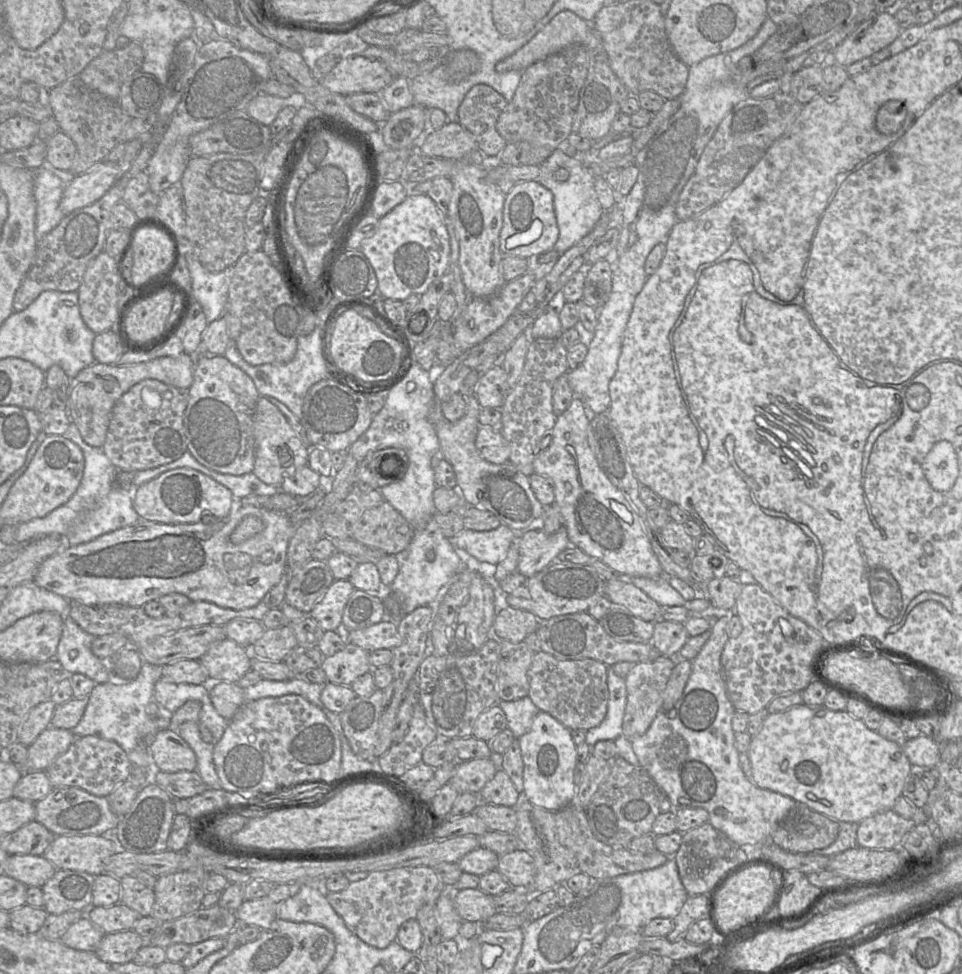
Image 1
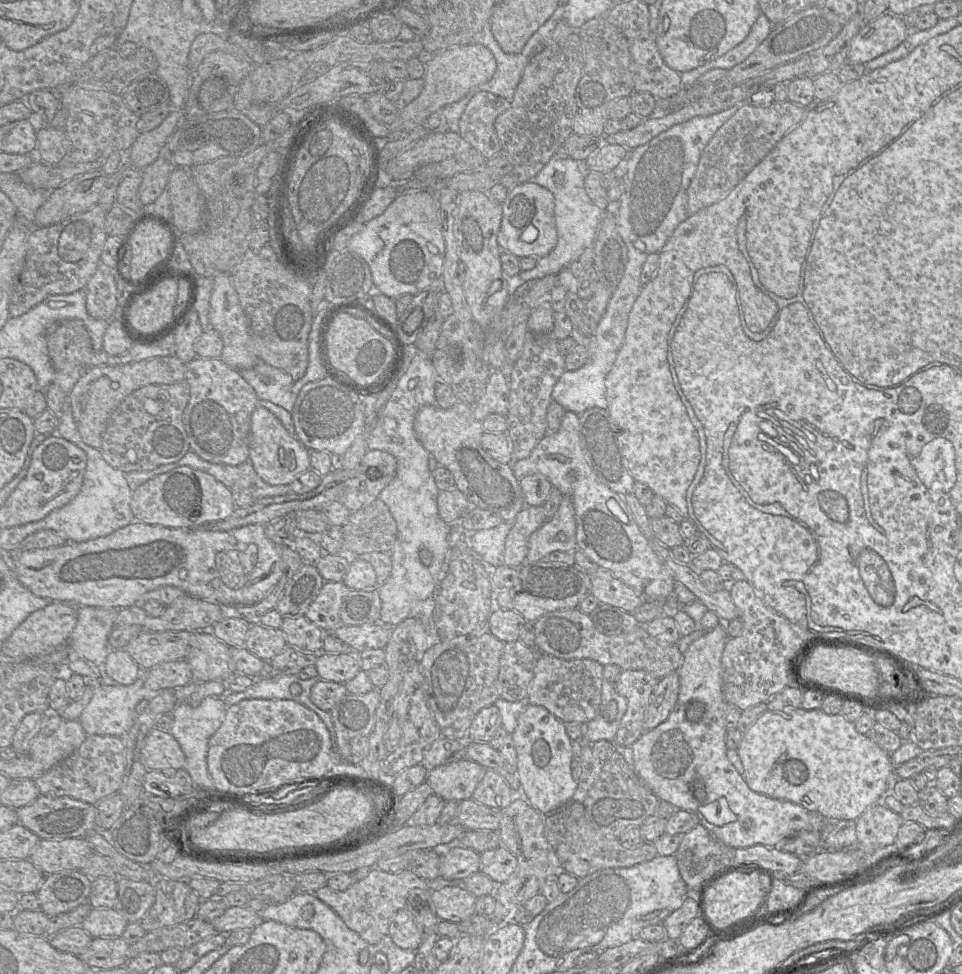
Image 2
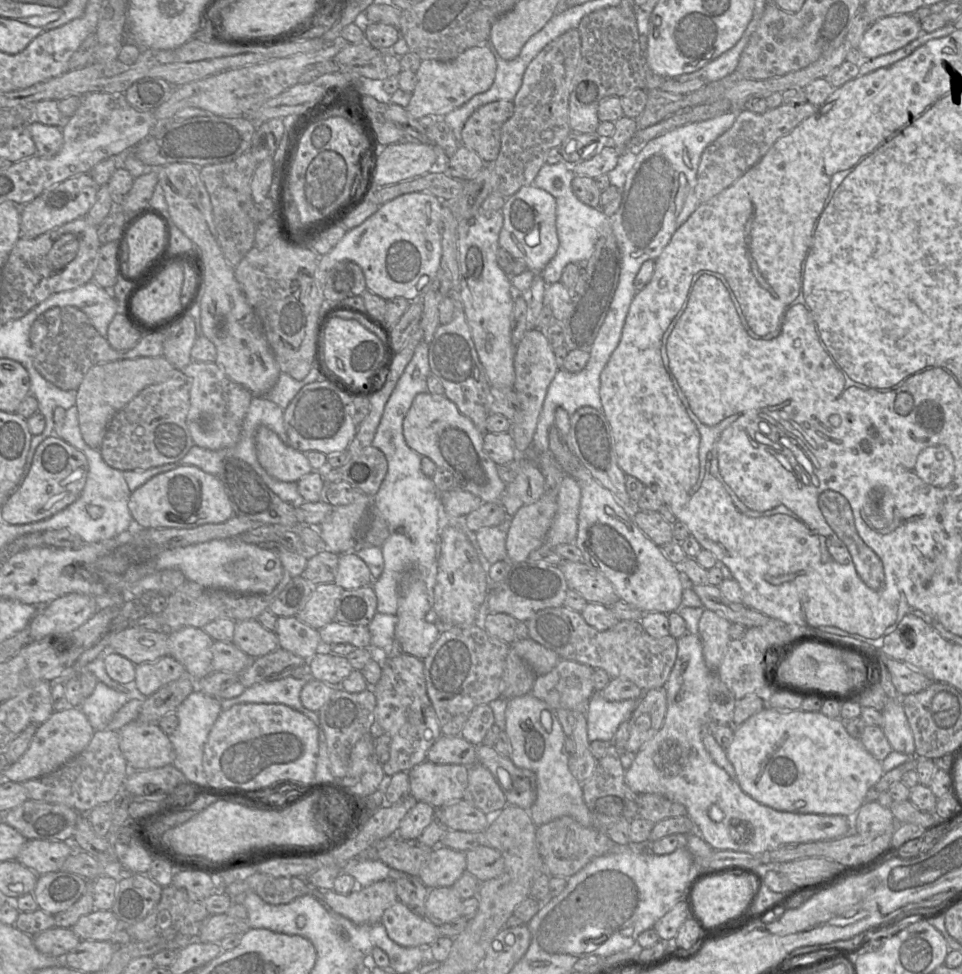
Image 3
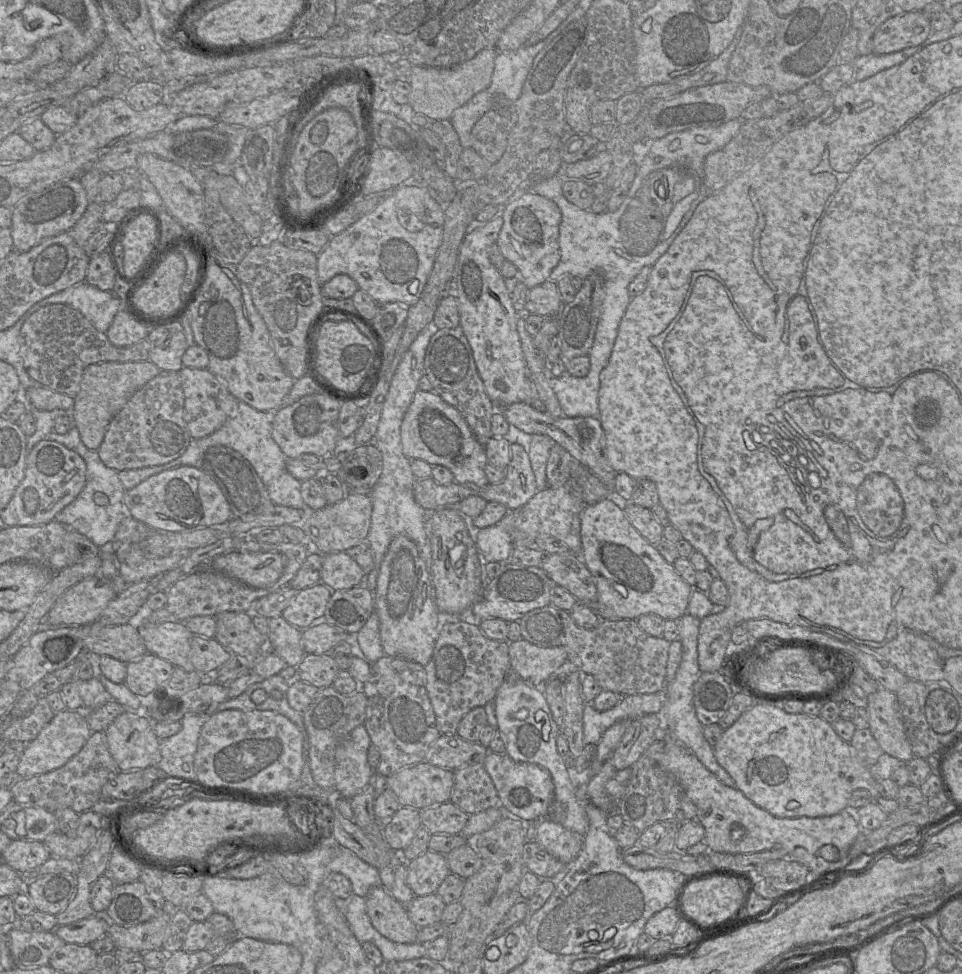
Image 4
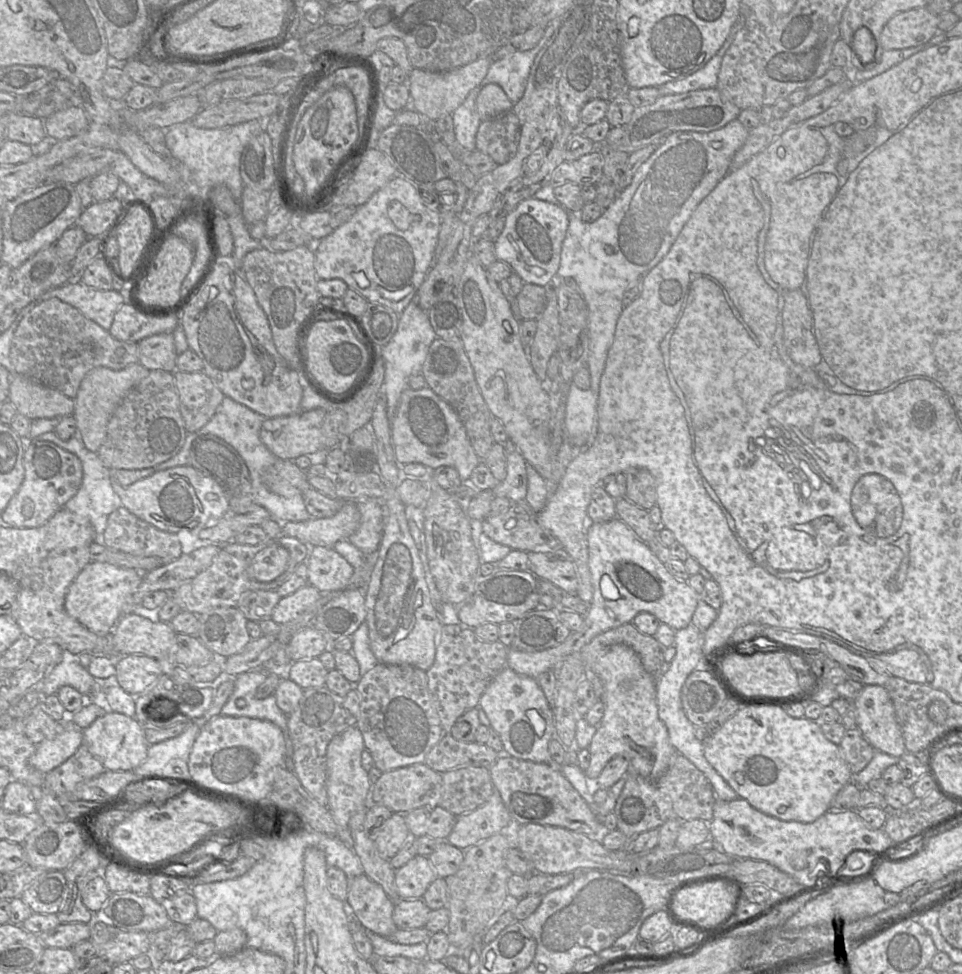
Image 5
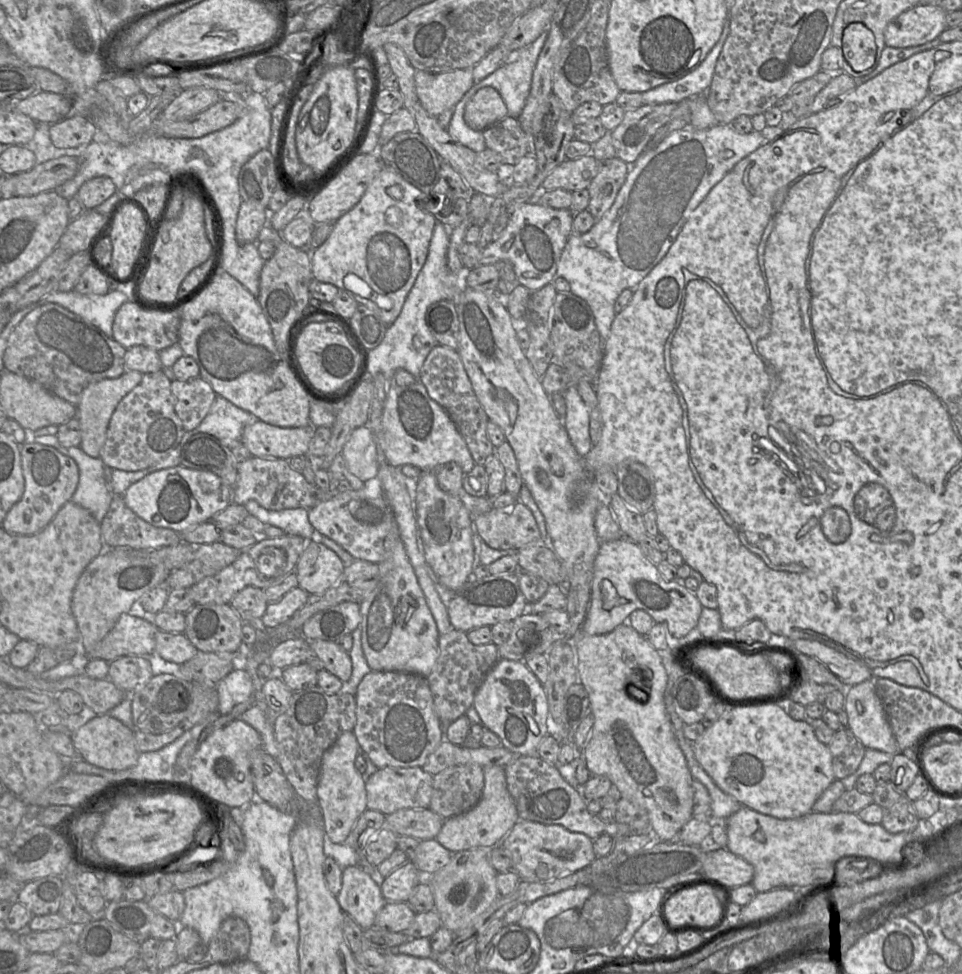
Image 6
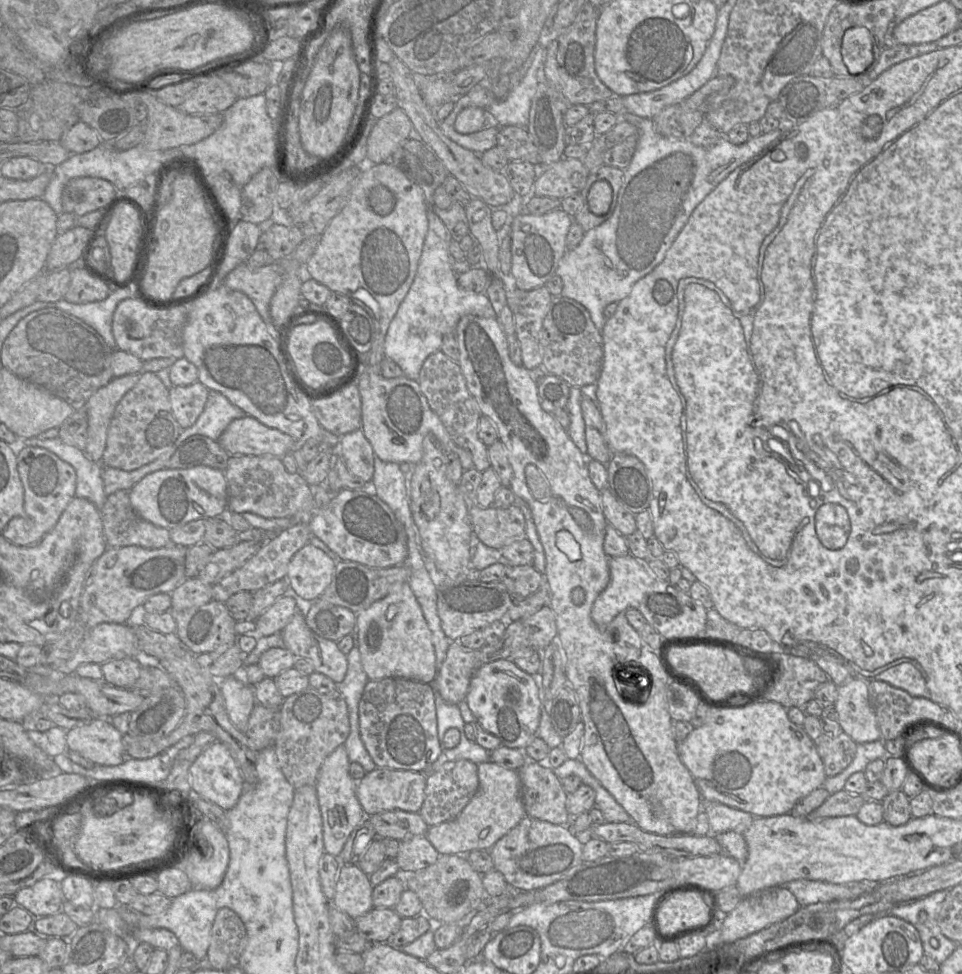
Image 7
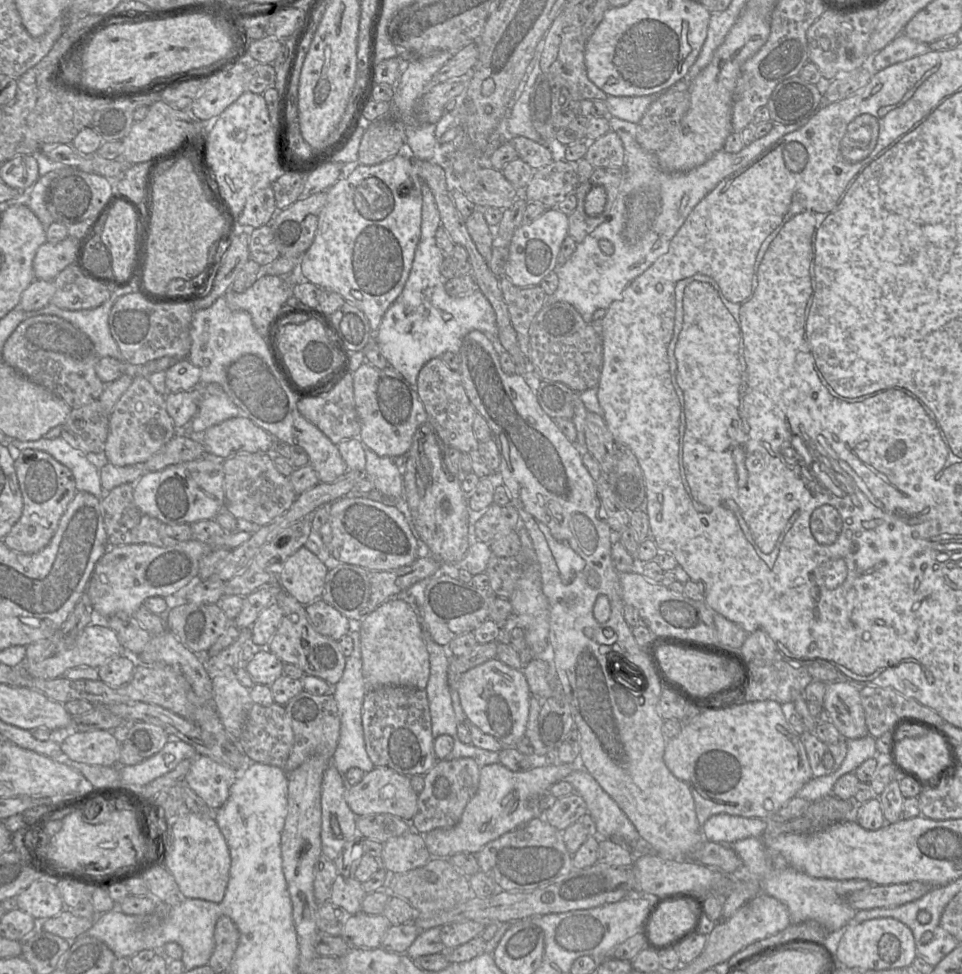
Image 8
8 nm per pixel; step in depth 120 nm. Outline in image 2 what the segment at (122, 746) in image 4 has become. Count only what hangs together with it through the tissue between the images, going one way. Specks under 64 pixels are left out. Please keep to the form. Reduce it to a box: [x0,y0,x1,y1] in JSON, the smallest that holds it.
[141,727,185,770]

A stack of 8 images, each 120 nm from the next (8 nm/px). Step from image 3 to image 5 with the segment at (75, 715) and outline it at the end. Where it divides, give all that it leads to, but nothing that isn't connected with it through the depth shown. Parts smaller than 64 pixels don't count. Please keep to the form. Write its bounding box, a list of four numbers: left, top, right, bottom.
[30,717,83,773]

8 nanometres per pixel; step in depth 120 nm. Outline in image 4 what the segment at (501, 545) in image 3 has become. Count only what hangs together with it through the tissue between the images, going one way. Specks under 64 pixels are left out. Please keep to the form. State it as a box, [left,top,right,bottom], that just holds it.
[478,525,514,562]

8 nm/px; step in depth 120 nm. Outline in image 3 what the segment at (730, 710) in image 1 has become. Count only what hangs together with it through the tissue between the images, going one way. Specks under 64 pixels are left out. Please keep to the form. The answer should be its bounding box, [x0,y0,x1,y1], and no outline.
[625,633,851,854]

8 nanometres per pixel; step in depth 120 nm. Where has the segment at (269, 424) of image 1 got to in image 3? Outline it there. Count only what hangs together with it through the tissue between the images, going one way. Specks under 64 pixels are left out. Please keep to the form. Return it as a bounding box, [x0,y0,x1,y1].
[255,426,312,482]

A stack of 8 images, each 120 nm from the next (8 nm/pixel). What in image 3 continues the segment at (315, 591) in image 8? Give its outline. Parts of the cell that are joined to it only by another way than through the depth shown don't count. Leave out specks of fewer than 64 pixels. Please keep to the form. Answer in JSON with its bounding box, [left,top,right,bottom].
[334,552,373,590]

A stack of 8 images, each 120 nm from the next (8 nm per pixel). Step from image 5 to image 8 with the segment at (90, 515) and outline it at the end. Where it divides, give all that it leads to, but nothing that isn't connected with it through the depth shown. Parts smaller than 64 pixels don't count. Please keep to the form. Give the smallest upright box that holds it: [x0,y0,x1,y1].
[6,437,106,499]

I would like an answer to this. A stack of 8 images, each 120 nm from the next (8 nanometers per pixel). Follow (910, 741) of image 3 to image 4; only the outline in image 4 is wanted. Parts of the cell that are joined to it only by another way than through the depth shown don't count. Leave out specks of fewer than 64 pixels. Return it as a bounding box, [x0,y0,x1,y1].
[868,689,913,762]

